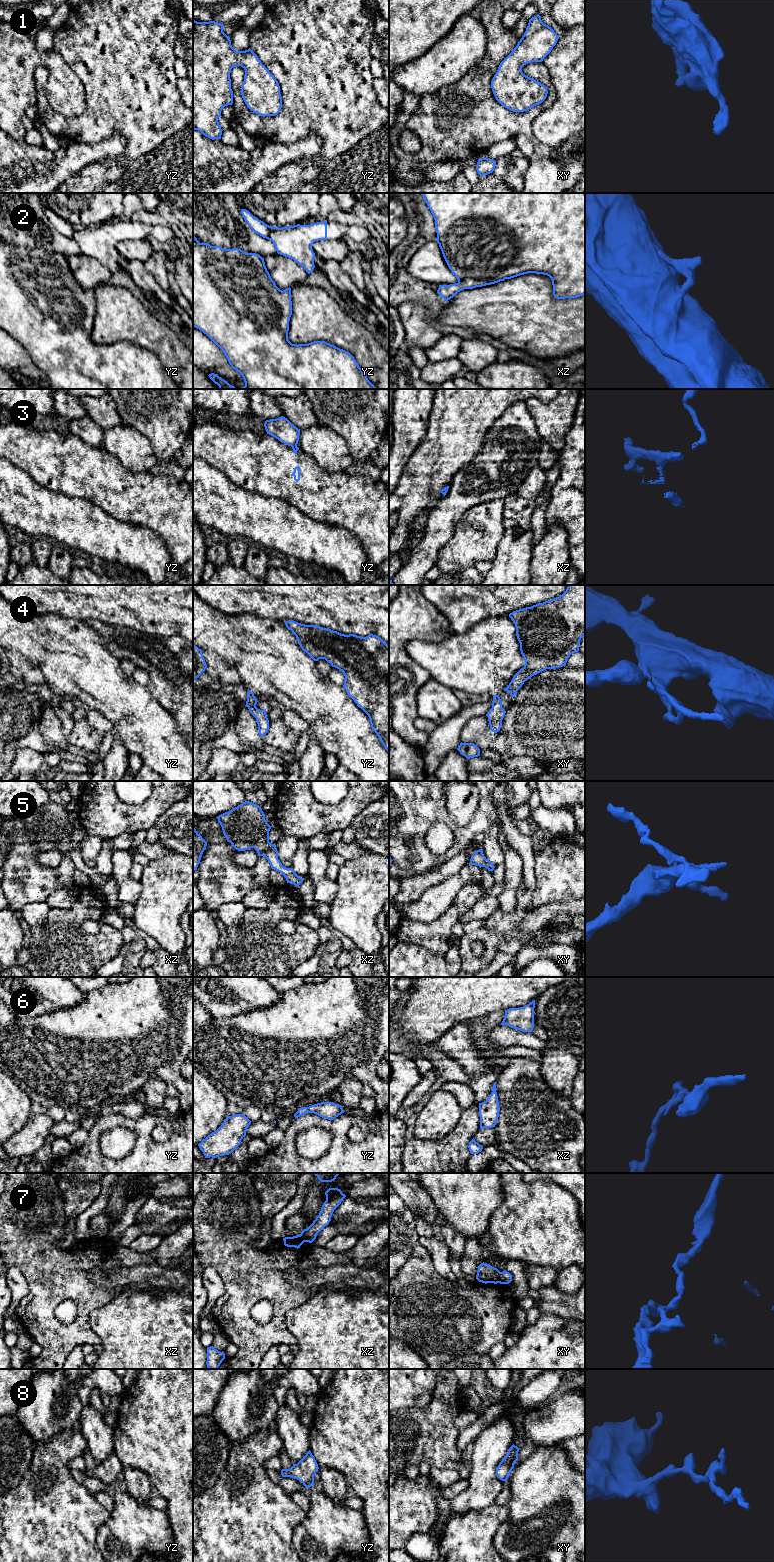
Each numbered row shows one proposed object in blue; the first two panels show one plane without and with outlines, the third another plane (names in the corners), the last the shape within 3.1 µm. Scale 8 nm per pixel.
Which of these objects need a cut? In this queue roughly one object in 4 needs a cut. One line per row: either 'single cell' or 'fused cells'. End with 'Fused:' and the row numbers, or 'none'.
1: single cell
2: single cell
3: fused cells
4: single cell
5: single cell
6: single cell
7: fused cells
8: single cell
Fused: 3, 7

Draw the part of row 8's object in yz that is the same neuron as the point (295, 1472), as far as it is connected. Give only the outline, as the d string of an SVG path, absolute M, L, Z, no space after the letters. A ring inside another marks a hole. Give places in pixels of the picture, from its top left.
M309 1450L306 1455L290 1469L282 1469L282 1477L291 1477L299 1480L308 1488L314 1485L314 1475L318 1472L318 1464Z

